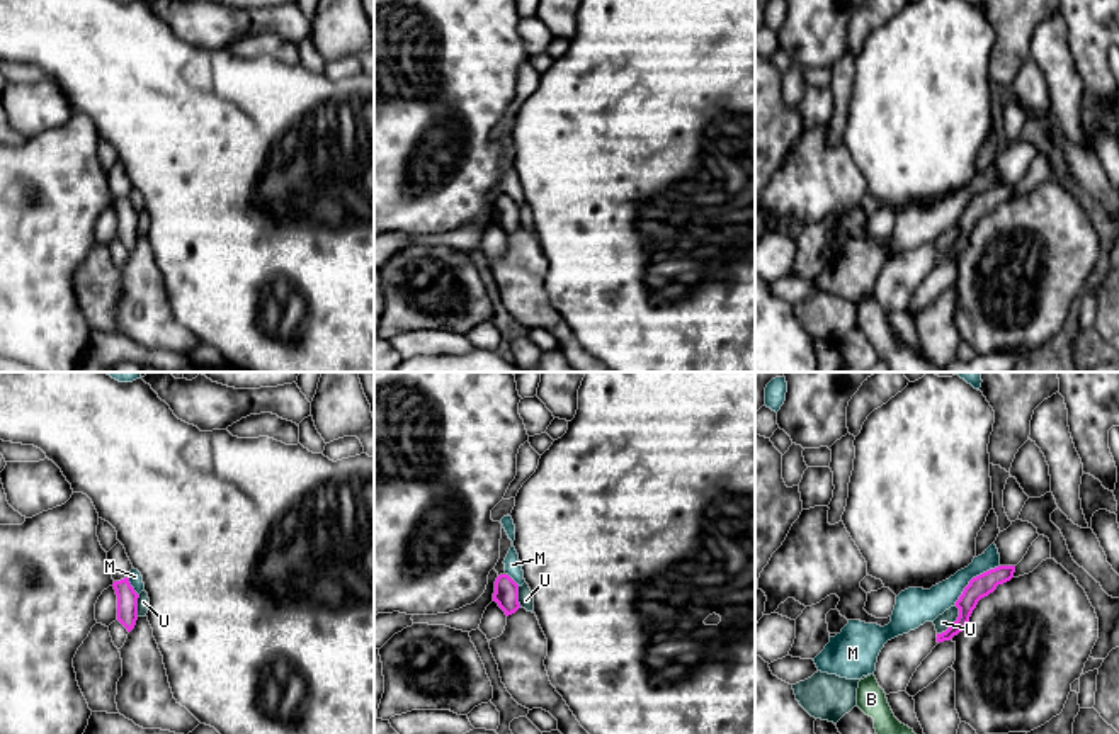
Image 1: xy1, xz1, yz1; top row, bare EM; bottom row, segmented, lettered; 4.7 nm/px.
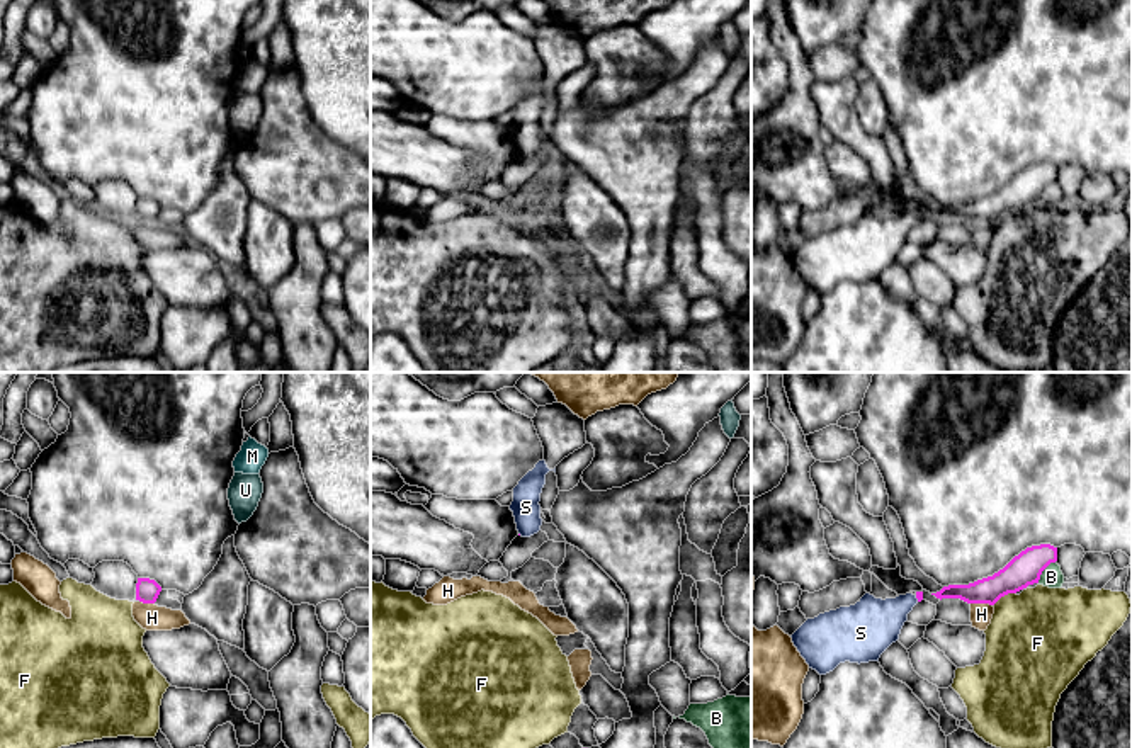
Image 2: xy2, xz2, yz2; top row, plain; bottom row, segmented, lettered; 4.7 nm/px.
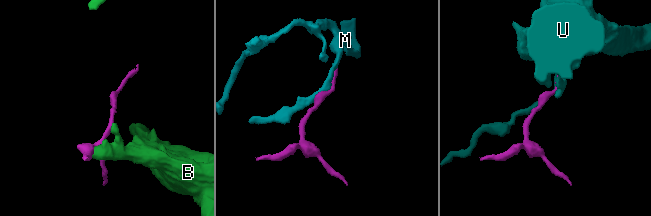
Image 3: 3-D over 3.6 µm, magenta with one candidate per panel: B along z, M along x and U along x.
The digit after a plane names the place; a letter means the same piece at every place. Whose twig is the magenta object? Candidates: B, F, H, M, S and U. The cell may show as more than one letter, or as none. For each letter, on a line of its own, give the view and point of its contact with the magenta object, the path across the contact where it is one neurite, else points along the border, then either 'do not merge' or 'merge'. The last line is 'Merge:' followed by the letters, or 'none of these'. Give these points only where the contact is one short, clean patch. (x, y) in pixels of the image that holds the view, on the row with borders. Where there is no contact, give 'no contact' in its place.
B: meets magenta in yz2 at (1042, 570); do not merge
F: meets magenta in yz2 at (1003, 595); border along yz2 (1015, 592), (1005, 594), (993, 606); do not merge
H: meets magenta in yz2 at (981, 602); border along yz2 (971, 602), (988, 602), (991, 606); do not merge
M: meets magenta in yz1 at (973, 578); do not merge
S: meets magenta in yz2 at (916, 597); runs through yz2 (918, 594), (916, 597), (872, 624); merge
U: meets magenta in yz1 at (954, 622); do not merge
Merge: S

